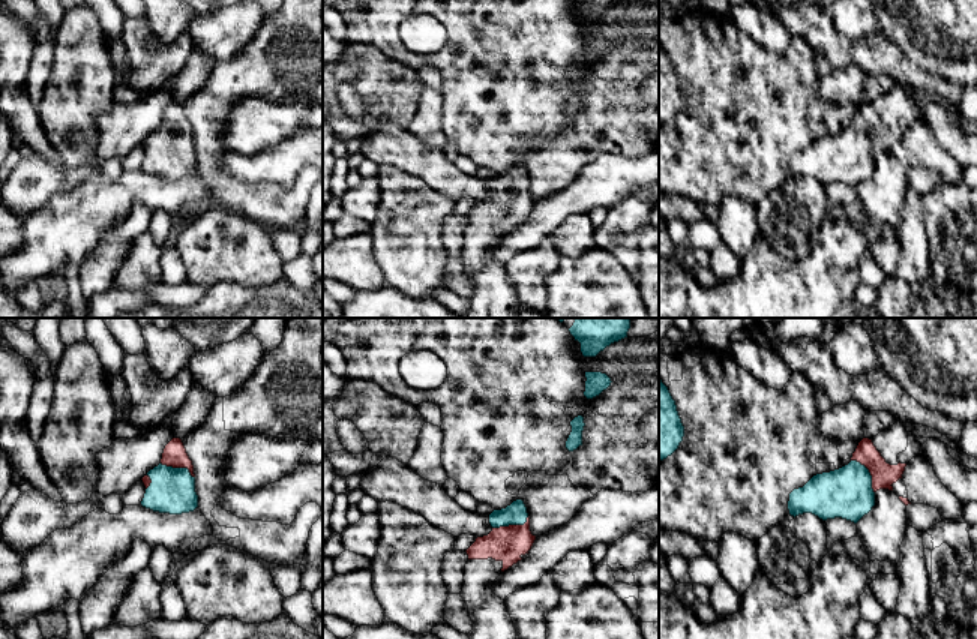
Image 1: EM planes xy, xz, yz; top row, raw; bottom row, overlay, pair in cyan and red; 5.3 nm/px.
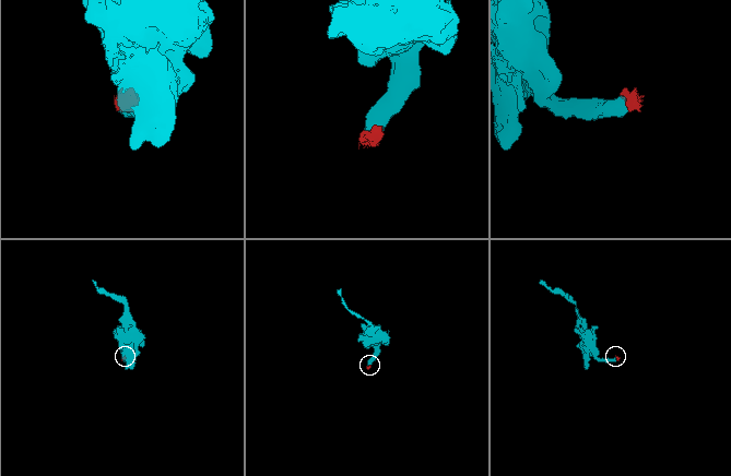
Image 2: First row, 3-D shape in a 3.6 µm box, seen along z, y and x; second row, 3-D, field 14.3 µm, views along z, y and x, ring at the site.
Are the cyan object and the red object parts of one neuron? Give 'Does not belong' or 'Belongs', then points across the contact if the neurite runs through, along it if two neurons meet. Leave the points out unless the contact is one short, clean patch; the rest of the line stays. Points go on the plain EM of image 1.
Belongs. Path across: yz (847, 156), (869, 137), (883, 138)

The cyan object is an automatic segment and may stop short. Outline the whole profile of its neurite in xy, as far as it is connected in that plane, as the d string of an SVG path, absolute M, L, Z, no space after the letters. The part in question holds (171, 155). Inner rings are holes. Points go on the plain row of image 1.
M180 102L165 110L161 128L141 144L146 150L141 170L146 172L182 178L198 171L194 129Z

